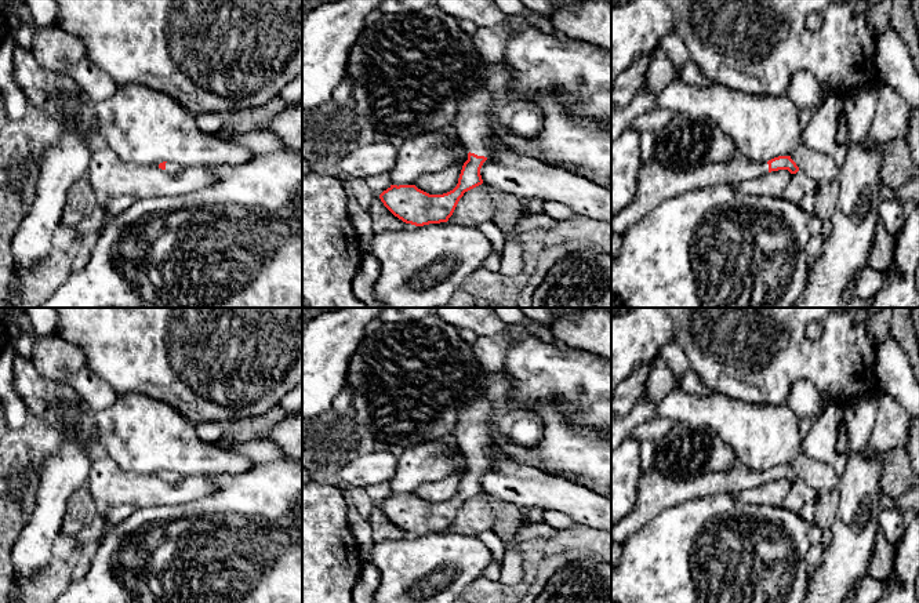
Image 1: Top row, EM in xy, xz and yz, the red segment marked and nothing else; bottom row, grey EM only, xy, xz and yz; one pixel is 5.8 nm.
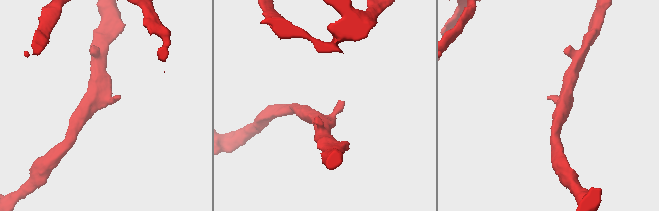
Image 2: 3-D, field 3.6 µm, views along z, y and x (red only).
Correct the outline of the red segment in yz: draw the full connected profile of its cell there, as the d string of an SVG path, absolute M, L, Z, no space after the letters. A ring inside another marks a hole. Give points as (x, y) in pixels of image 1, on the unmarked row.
M737 462L729 472L705 473L690 480L676 482L650 466L640 475L635 509L618 524L611 526L611 544L622 544L665 508L705 495L724 493L735 495L742 490L778 479L796 483L799 476L791 465L753 472Z

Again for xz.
M484 393L477 395L473 402L460 410L454 437L460 451L469 457L469 462L468 469L462 475L457 495L443 504L429 504L415 494L391 494L379 504L379 508L395 526L415 535L447 531L464 502L483 493L480 477L490 465L490 447L497 444L497 439L491 432L490 418L491 411Z

